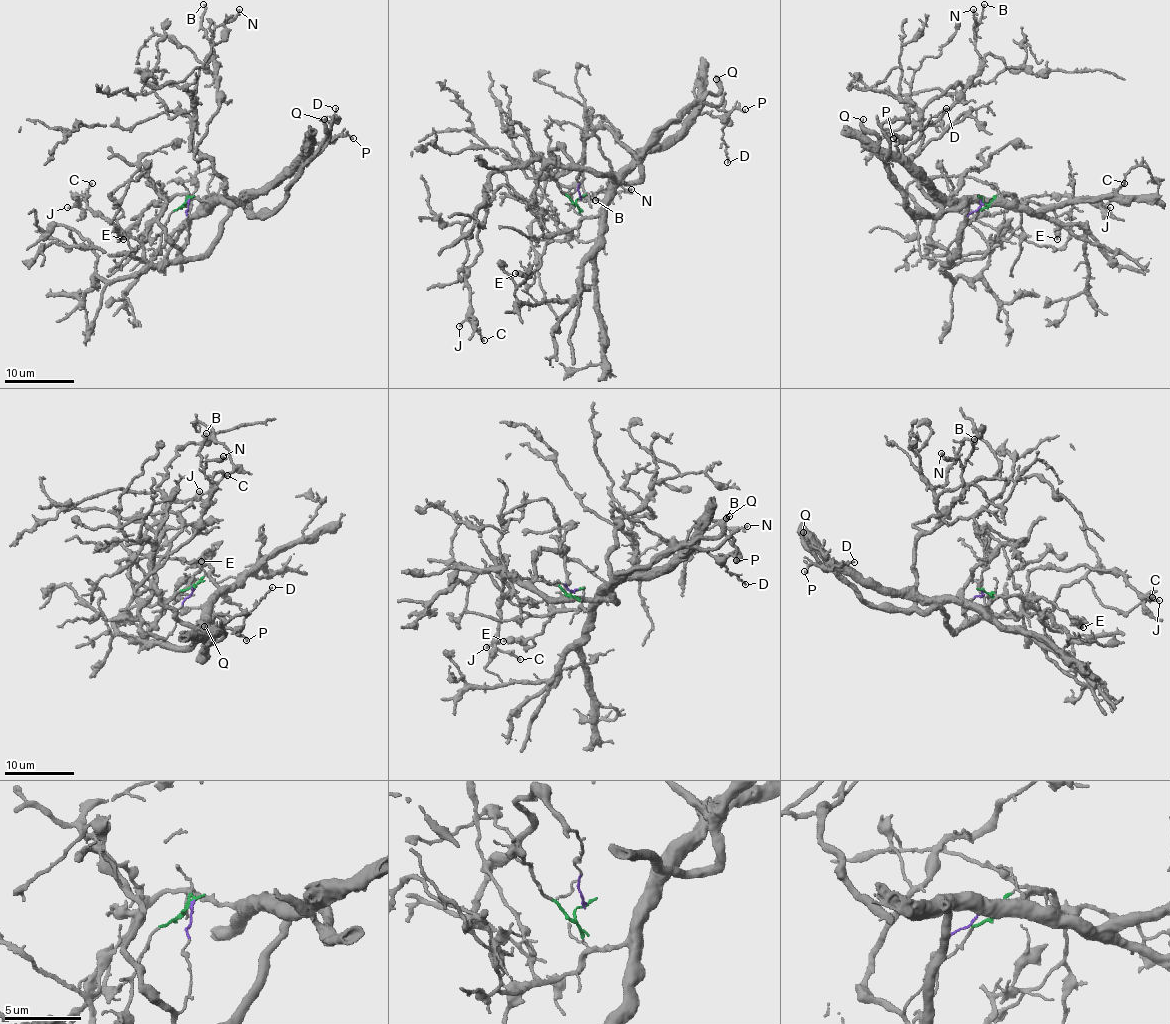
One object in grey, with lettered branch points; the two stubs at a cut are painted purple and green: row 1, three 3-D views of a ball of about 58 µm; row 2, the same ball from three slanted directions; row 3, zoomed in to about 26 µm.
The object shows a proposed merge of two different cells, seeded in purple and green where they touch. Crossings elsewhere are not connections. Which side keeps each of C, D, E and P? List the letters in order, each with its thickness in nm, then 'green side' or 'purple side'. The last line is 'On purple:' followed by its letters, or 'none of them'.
C: calibre 160 nm; purple side
D: calibre 110 nm; green side
E: calibre 340 nm; green side
P: calibre 170 nm; green side
On purple: C

